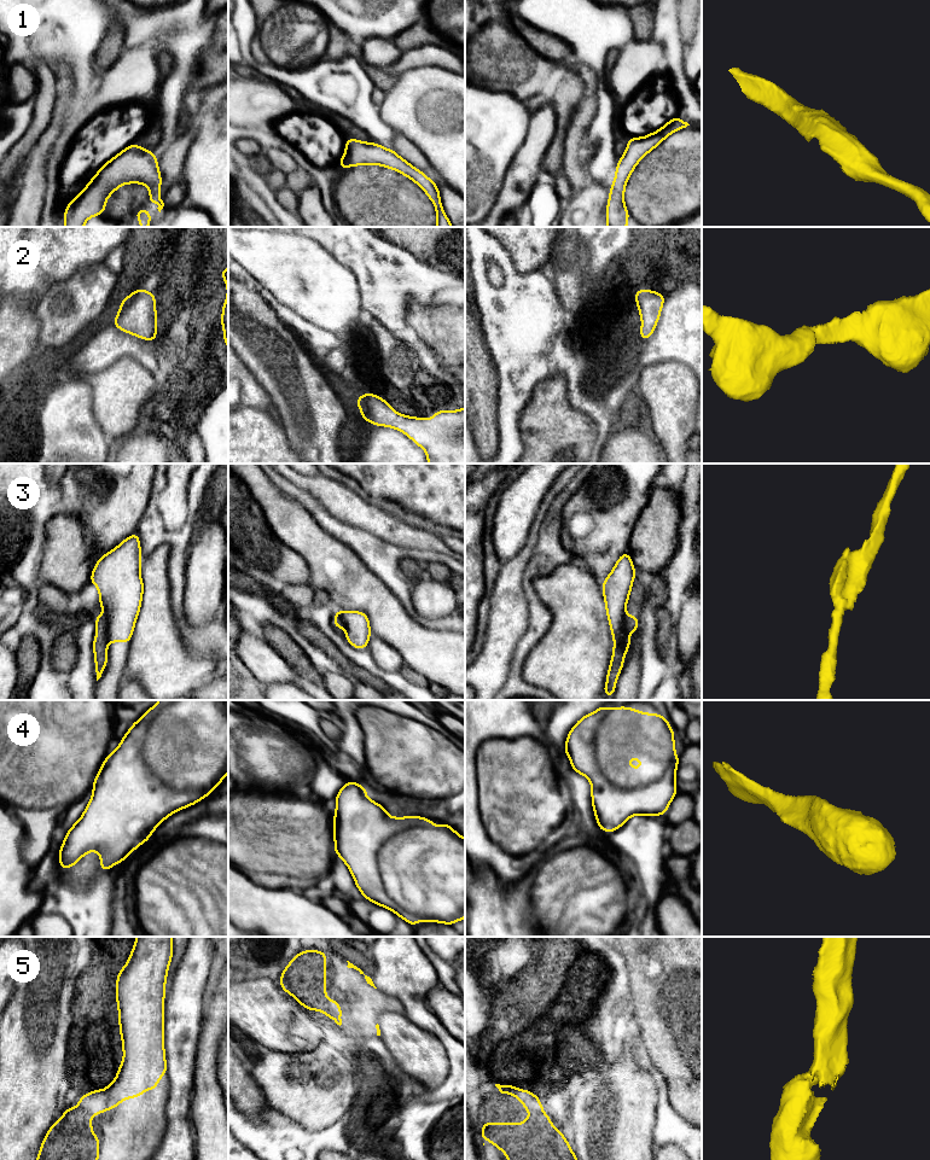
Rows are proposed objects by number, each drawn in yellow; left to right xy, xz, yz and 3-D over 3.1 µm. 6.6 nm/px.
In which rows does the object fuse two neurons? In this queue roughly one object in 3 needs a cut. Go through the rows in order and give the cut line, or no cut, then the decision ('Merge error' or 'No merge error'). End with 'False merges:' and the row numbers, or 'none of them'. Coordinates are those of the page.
1: No split. No merge error
2: No split. No merge error
3: Split along yz (625, 619), (623, 635), (615, 641). Merge error
4: No split. No merge error
5: No split. No merge error
False merges: 3

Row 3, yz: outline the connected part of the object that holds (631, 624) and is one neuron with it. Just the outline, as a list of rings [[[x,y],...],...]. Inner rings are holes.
[[[632,614],[626,616],[623,624],[624,635],[620,641],[614,641],[612,657],[606,675],[606,683],[601,695],[608,695],[614,699],[616,682],[623,668],[626,653],[632,643],[632,641],[628,639],[628,635],[630,633],[637,633],[638,625],[639,617]]]

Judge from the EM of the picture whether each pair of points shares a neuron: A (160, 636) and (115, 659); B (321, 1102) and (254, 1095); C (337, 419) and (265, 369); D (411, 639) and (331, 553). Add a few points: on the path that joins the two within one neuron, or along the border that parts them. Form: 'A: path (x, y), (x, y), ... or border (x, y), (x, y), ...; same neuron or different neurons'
A: border (131, 642), (122, 677); different neurons
B: border (250, 1071), (250, 1076), (260, 1088), (268, 1107); different neurons
C: path (319, 412), (283, 376); same neuron
D: path (389, 617), (349, 575); same neuron

